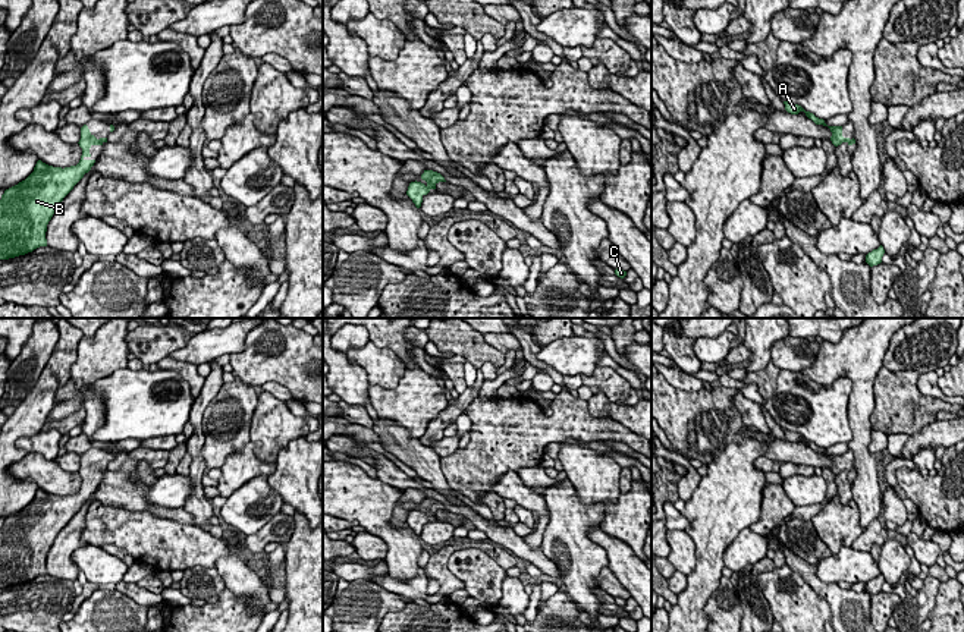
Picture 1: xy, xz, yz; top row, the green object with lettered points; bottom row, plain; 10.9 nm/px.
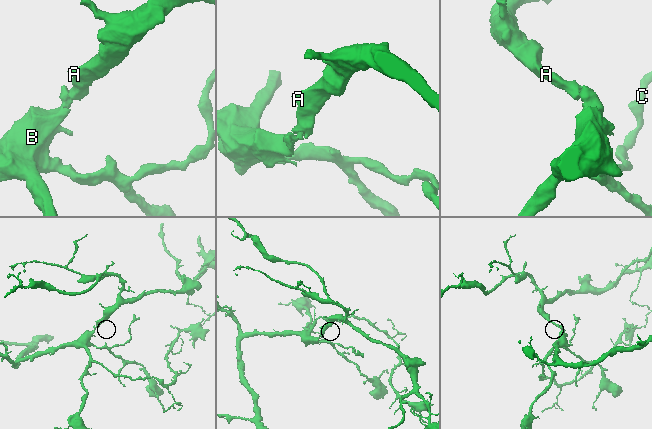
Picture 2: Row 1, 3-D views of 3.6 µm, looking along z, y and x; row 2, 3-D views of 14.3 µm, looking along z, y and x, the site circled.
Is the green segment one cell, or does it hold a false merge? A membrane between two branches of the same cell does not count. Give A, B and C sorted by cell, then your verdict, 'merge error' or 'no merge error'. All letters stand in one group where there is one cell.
groups A B C; no merge error

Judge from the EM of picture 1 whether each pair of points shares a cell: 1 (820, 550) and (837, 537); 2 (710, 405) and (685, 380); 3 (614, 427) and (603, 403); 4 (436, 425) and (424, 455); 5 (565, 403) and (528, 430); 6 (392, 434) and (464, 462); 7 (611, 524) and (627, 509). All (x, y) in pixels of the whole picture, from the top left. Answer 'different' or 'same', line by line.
1: different
2: different
3: different
4: different
5: same
6: different
7: same

